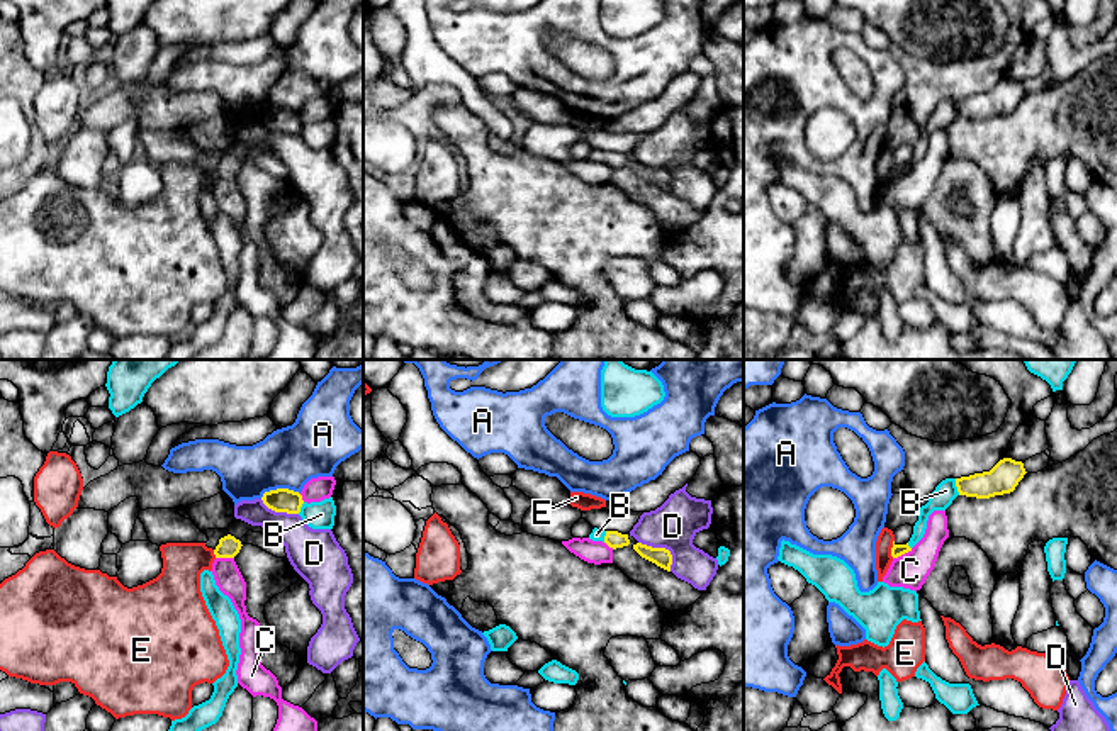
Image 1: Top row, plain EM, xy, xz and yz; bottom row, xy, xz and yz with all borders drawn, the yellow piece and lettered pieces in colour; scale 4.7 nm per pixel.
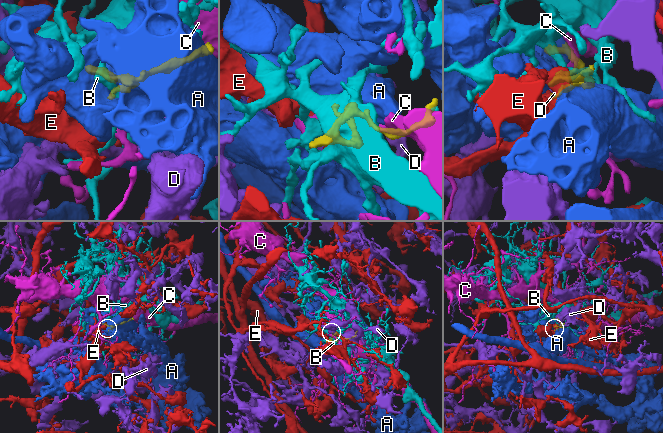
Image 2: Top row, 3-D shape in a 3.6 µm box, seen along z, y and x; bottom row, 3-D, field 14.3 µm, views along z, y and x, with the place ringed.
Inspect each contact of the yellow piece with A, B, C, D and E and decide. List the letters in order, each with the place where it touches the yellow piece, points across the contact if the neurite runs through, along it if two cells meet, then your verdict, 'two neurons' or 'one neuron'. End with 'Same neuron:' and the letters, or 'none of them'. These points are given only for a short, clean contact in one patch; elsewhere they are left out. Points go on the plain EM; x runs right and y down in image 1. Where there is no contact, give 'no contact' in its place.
A: contact xy (279, 109); two neurons
B: contact yz (956, 106); two neurons
C: contact yz (902, 173); two neurons
D: contact xz (664, 168); two neurons
E: contact yz (892, 168); border yz (893, 160), (892, 177); two neurons
Same neuron: none of them

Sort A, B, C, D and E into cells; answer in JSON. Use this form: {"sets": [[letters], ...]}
{"sets": [["A"], ["B"], ["C"], ["D"], ["E"]]}

